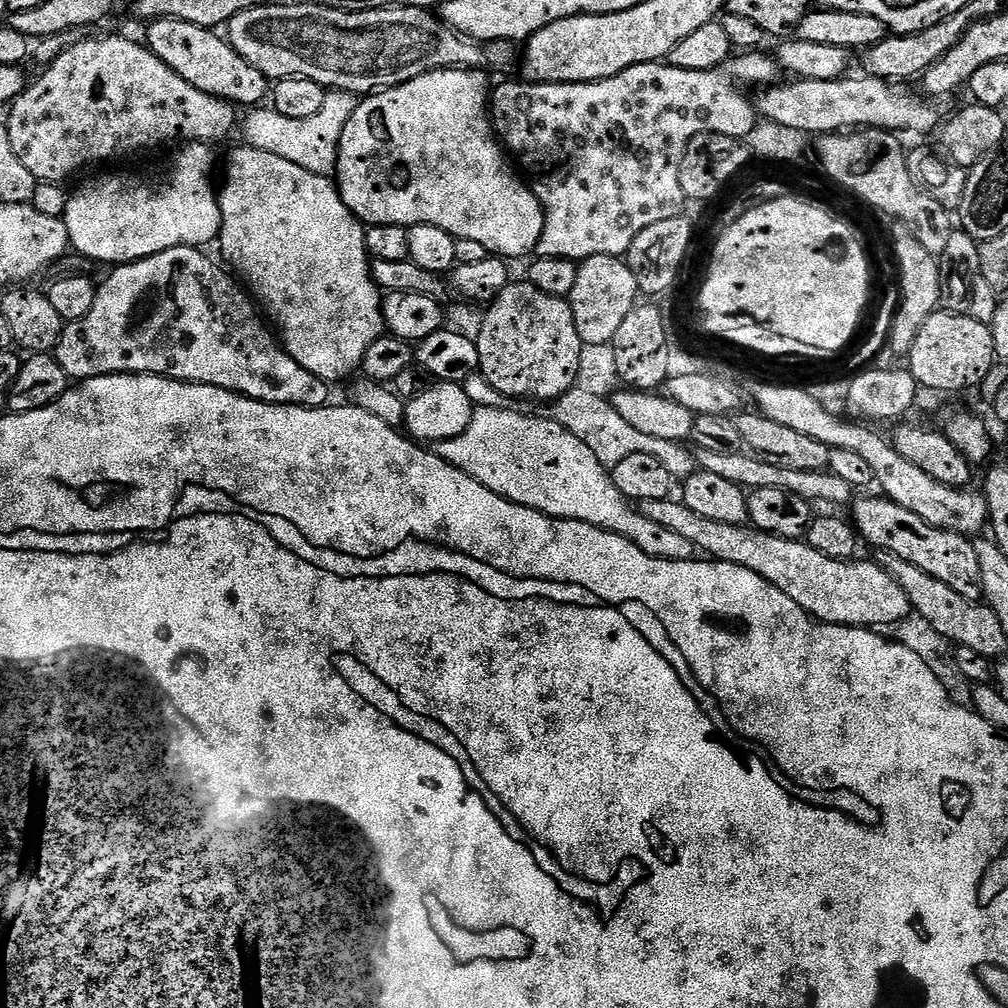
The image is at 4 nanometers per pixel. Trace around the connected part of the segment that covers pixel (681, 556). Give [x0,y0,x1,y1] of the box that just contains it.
[435,408,697,560]

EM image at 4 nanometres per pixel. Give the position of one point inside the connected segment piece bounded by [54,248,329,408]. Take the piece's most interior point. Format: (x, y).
(177, 314)

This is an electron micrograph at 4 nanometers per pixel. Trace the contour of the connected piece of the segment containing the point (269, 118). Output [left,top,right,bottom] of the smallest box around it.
[242,106,336,177]

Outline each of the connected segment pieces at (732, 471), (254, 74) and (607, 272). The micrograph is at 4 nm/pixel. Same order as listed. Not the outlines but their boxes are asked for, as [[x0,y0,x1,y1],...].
[[695,449,856,506],[146,16,269,106],[566,256,641,346]]

